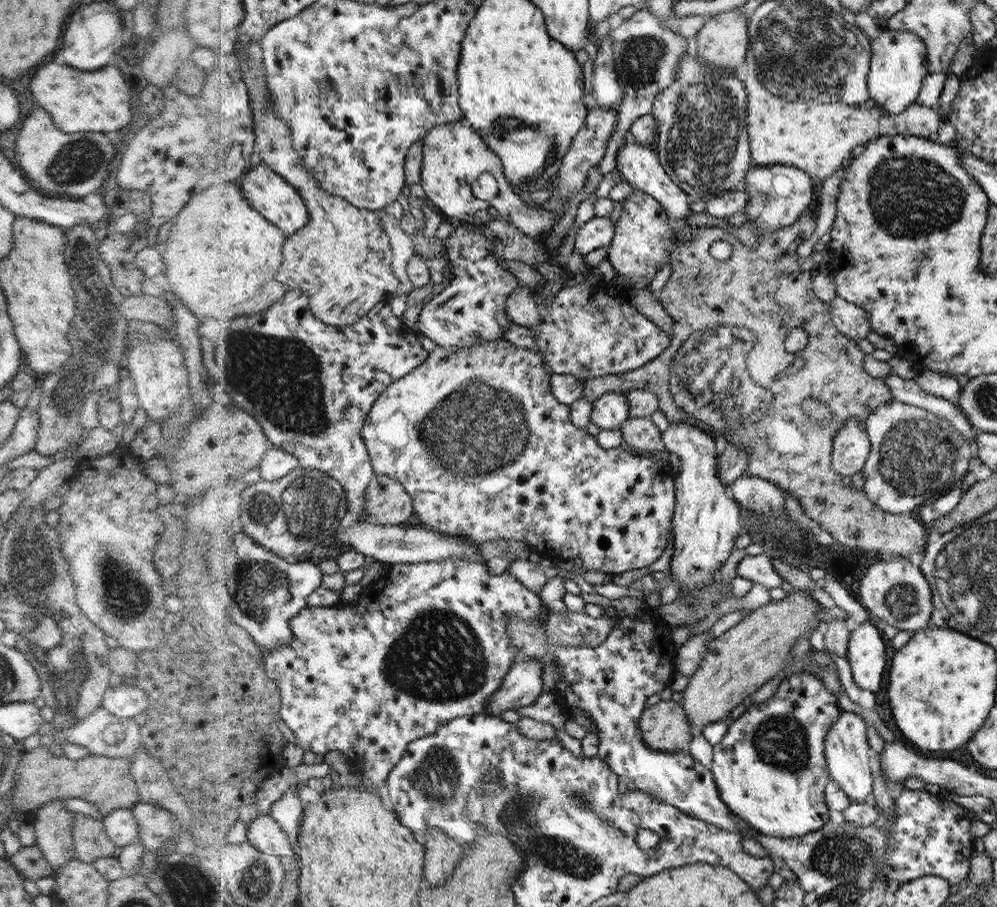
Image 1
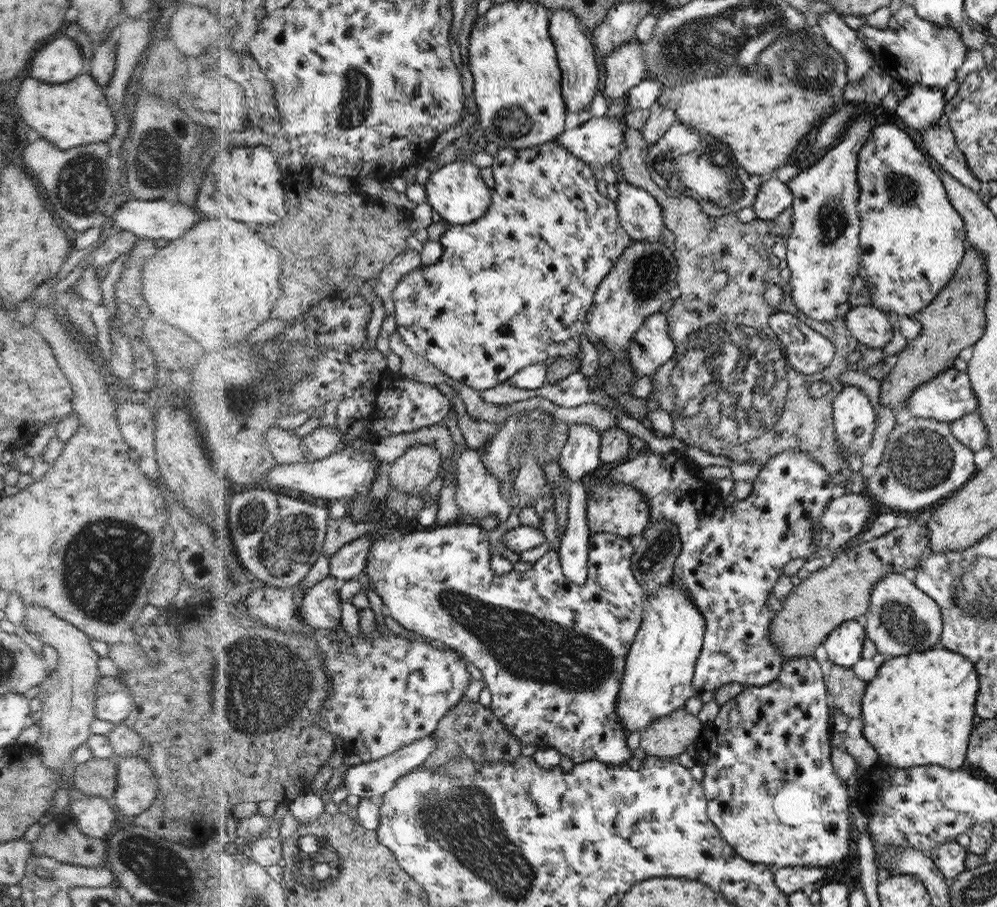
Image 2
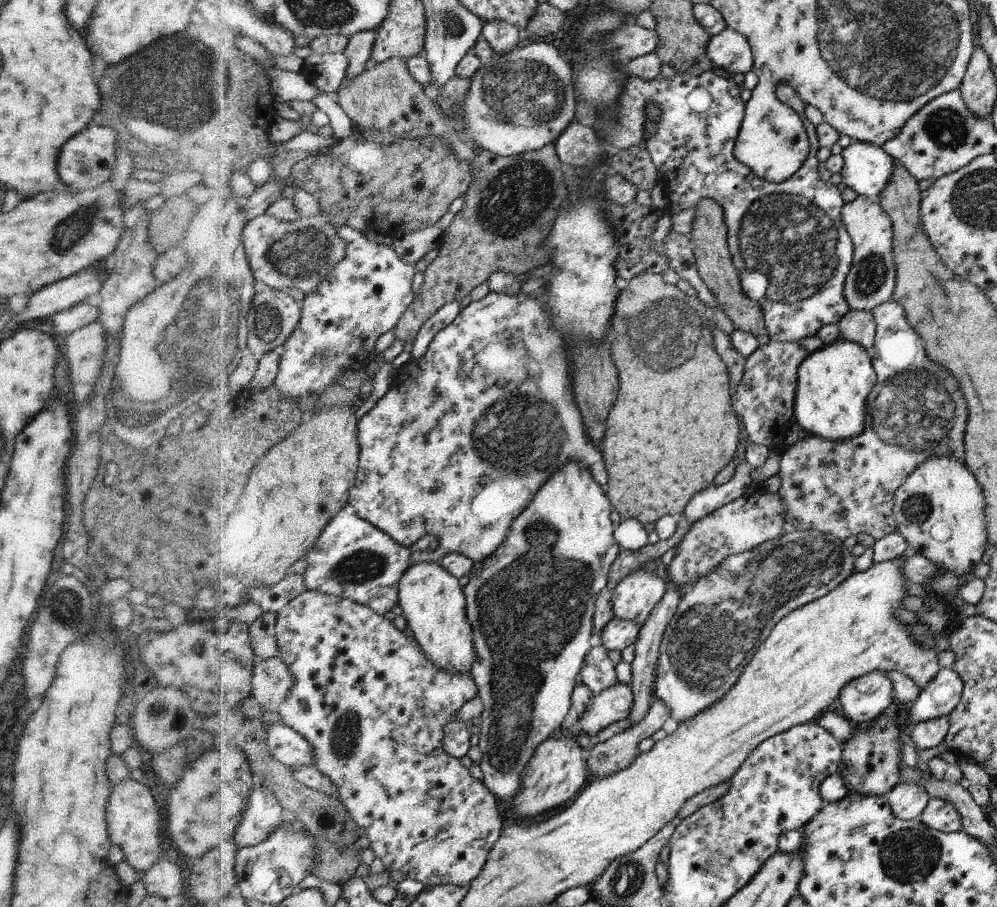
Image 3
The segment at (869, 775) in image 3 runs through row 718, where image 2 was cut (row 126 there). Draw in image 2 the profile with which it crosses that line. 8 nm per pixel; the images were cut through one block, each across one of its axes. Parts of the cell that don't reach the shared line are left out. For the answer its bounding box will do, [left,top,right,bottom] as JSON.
[858,124,967,316]

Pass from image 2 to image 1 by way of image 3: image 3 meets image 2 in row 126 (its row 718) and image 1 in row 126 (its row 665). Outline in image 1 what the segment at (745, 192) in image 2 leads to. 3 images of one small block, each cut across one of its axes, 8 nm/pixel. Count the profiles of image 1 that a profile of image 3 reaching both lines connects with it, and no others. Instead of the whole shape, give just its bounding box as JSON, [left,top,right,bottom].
[652,53,754,198]

